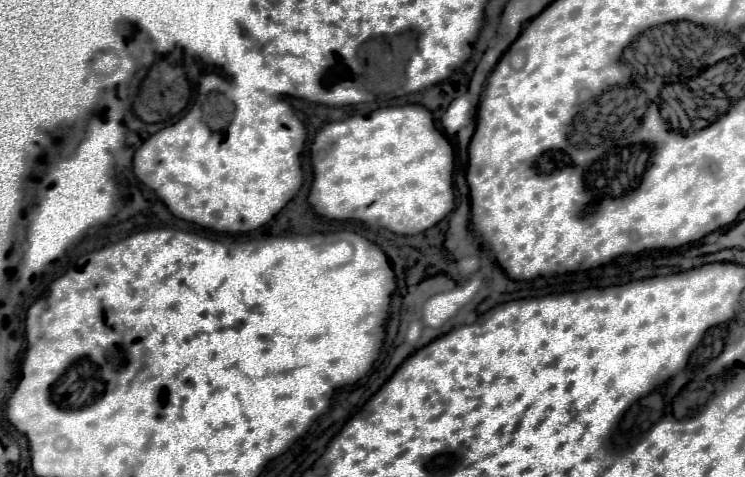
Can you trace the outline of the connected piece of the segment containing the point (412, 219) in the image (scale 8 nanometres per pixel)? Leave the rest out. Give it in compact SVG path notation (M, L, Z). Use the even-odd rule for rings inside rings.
M421 105L385 107L367 117L355 115L327 123L311 143L311 167L313 179L307 201L315 215L329 221L355 219L397 235L419 235L453 209L453 147L435 127L431 111Z

